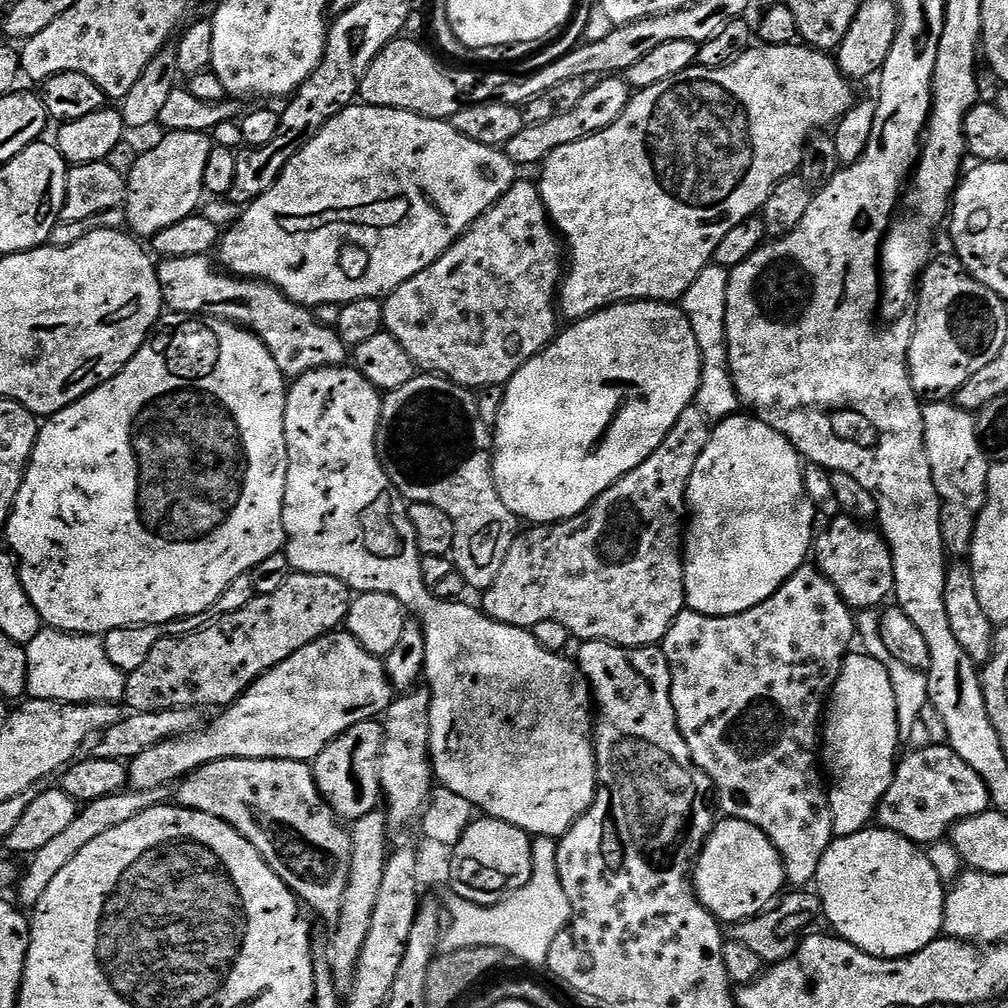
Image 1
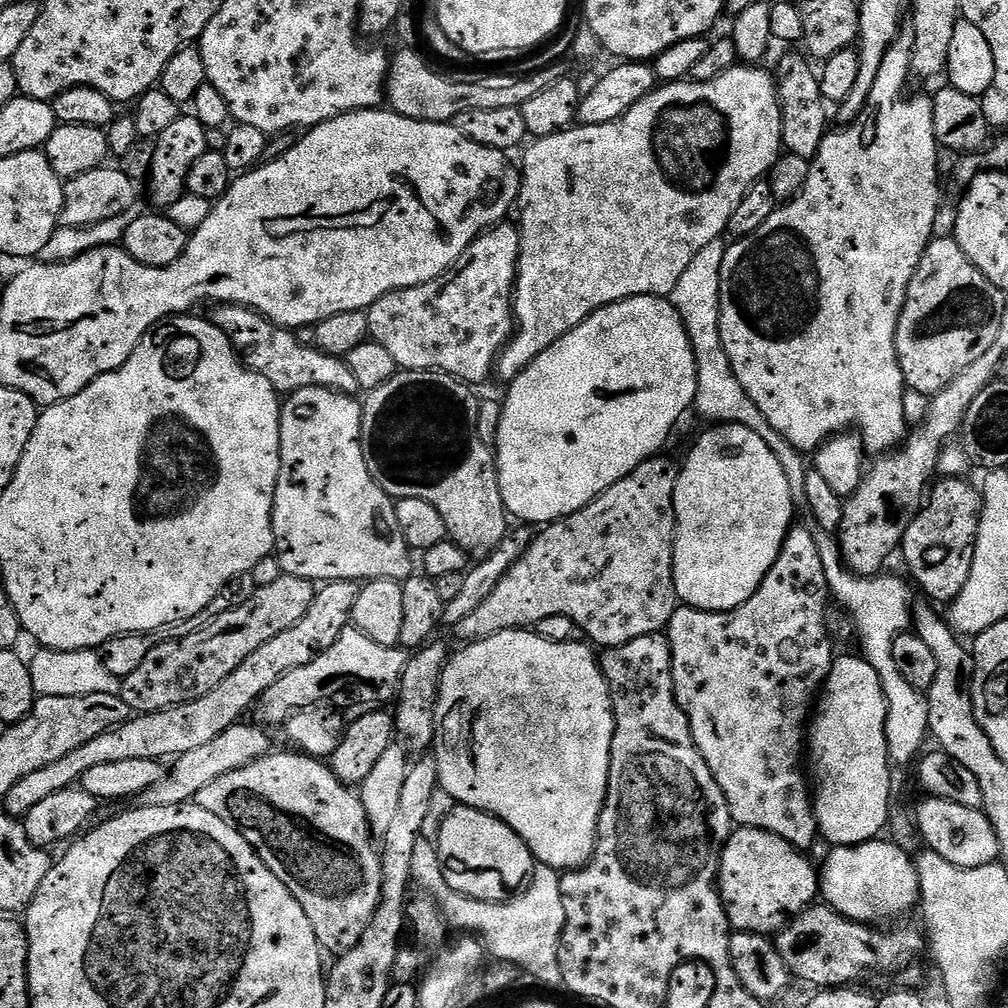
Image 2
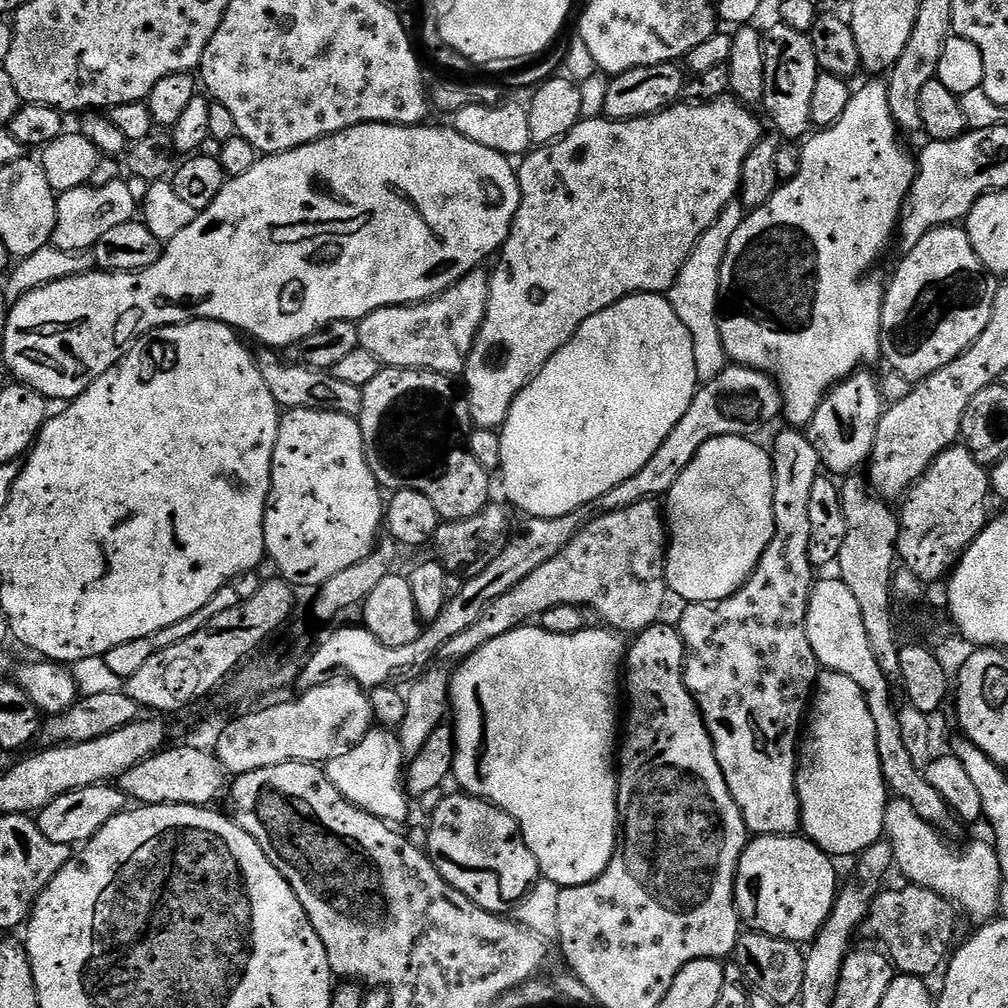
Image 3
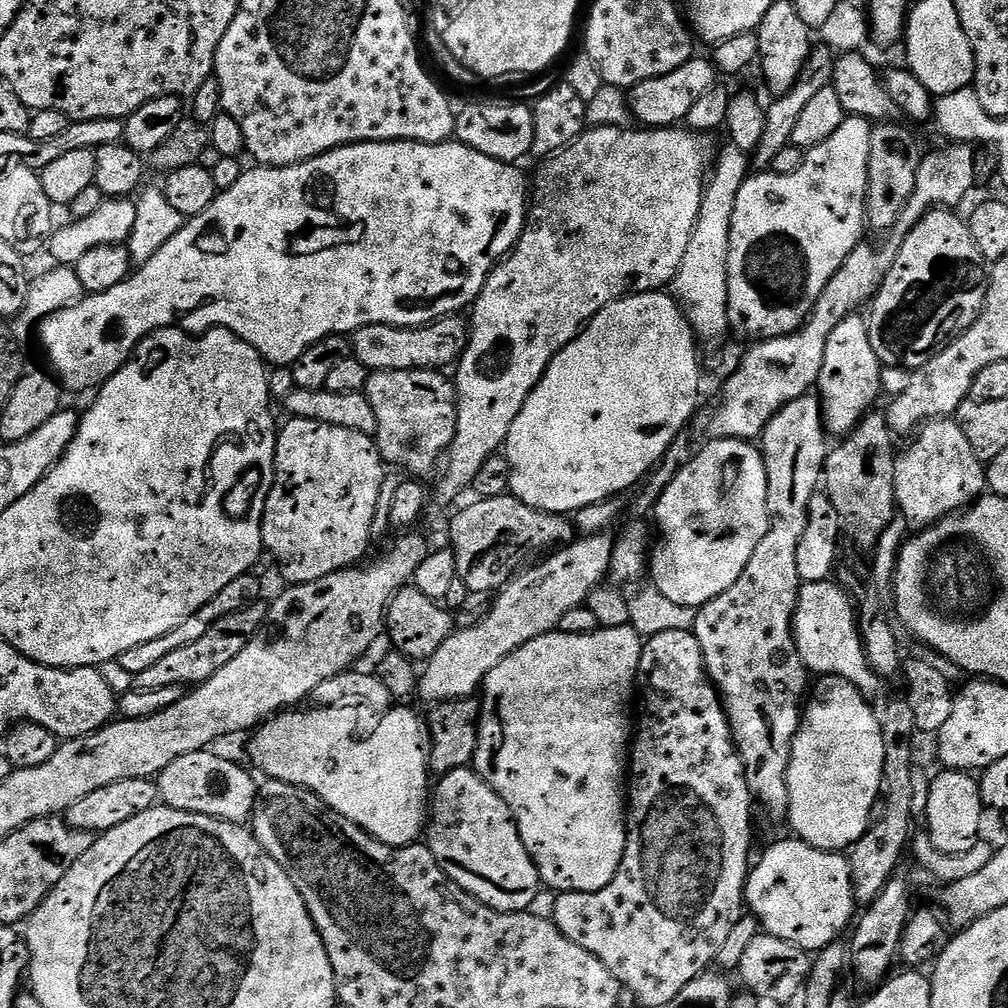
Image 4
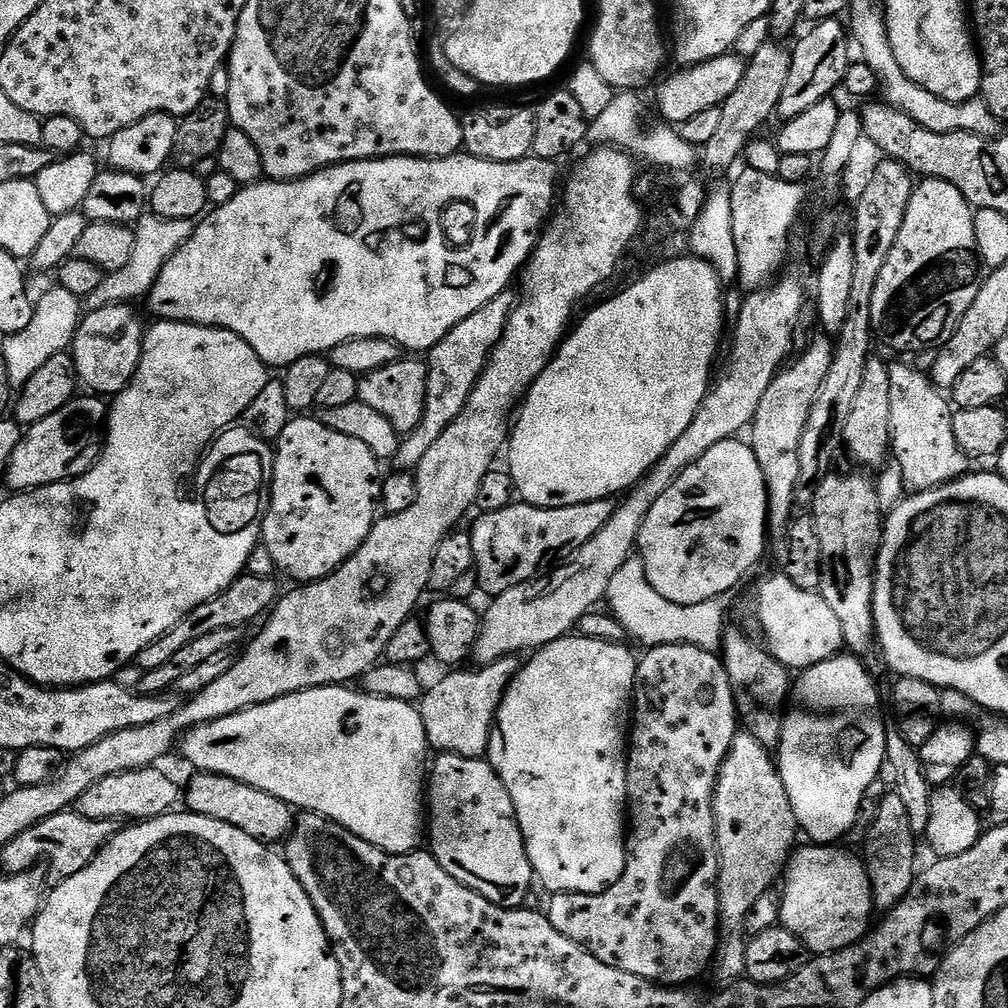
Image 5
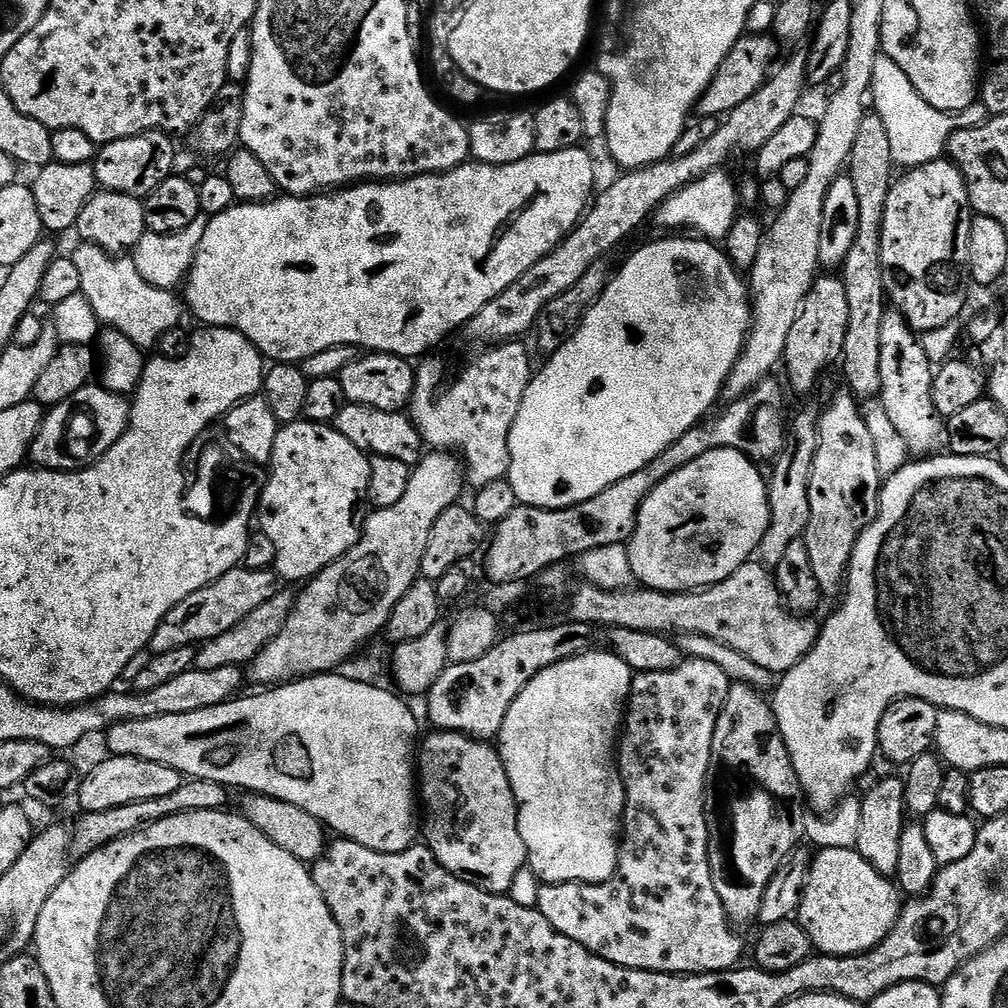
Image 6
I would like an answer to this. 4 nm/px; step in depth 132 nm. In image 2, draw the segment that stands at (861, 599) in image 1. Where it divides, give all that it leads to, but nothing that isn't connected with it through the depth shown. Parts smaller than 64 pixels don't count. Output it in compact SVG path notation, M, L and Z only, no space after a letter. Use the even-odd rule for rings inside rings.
M997 346L986 350L986 354L978 358L978 362L966 366L966 370L962 370L962 374L954 378L954 382L947 384L943 392L937 392L931 397L923 423L907 433L902 447L895 454L884 454L873 459L876 461L873 464L871 461L858 490L844 500L838 543L845 565L856 575L879 576L885 571L884 563L895 552L897 555L910 522L926 499L926 489L933 483L932 475L937 475L937 460L946 444L944 439L955 432L957 435L963 429L970 402L974 402L977 394L997 379L1000 364L1006 358L1006 352L1002 349L1003 347Z

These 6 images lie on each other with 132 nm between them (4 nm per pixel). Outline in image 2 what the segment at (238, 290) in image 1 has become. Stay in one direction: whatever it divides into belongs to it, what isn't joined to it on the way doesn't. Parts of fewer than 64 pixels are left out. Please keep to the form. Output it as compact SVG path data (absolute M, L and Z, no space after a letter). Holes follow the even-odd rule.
M228 306L215 309L216 327L228 335L241 360L257 372L280 394L291 394L303 388L328 388L331 392L344 392L356 396L361 391L354 374L350 374L347 359L328 356L315 346L301 343L291 331L285 330L248 310L233 310Z

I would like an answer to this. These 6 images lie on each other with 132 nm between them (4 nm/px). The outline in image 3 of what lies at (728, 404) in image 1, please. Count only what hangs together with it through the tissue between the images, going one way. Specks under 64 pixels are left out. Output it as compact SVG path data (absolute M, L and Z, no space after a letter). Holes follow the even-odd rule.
M739 199L730 201L722 214L718 214L710 230L706 230L706 234L698 238L690 258L686 258L678 278L666 293L670 306L674 306L674 314L678 314L682 326L686 326L686 330L690 330L690 338L694 338L694 366L698 369L700 384L709 384L714 378L718 378L718 374L722 374L730 364L722 346L722 334L718 330L720 275L726 246L730 246L730 238L734 238L734 230L742 226L745 215L746 209Z

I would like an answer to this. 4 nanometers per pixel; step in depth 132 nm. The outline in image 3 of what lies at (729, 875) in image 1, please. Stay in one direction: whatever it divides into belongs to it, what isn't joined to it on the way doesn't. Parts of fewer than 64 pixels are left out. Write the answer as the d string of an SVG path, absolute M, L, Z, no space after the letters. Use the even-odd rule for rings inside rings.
M800 834L756 836L749 839L736 871L736 913L740 916L741 925L747 926L753 932L790 940L797 946L811 942L826 922L836 901L838 879L836 880L836 868L832 864L835 864L833 857Z

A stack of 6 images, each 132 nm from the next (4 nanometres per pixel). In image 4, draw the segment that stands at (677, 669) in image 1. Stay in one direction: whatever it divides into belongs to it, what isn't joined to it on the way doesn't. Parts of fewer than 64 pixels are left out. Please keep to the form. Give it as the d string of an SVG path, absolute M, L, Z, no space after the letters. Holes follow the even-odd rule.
M809 394L798 398L794 402L787 404L782 411L774 414L774 418L766 426L764 435L759 437L758 447L764 458L766 466L766 494L768 495L768 533L762 542L758 542L758 550L754 550L754 555L750 557L750 562L746 562L746 570L742 570L742 578L730 586L718 598L703 604L696 614L695 634L698 638L698 646L702 646L702 658L704 659L704 668L708 672L708 678L712 681L712 687L720 694L720 702L724 713L728 715L728 725L732 727L732 743L735 744L737 752L740 754L740 760L744 763L744 777L748 783L748 789L752 791L752 799L757 805L764 807L764 812L772 820L783 821L788 814L790 806L790 794L788 793L788 759L792 749L792 739L796 737L796 731L800 725L802 715L802 705L806 700L806 693L810 688L810 673L808 667L802 662L798 654L796 639L792 633L792 616L796 612L796 603L800 597L801 578L798 574L798 542L802 534L806 531L806 522L808 521L808 507L810 498L818 491L822 484L822 469L824 460L828 457L829 445L824 445L826 441L826 429L824 427L824 418L820 401L815 395Z

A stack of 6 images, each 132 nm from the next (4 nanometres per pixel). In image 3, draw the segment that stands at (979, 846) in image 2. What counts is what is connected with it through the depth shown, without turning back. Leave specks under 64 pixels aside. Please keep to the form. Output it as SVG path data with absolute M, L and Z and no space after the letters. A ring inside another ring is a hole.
M832 578L817 579L813 583L806 610L806 638L810 638L816 663L821 669L852 679L864 695L870 718L874 718L878 738L878 762L882 766L882 778L888 785L889 793L910 802L910 806L914 806L914 814L918 814L918 818L922 818L941 833L949 834L948 832L954 831L956 824L958 825L957 817L942 798L942 794L938 794L938 790L930 786L923 771L915 768L906 752L899 726L898 705L892 701L893 685L888 676L882 674L882 666L878 666L874 650L870 650L870 638L866 638L866 625L862 623L858 601L855 600L854 593L847 588L846 582Z

